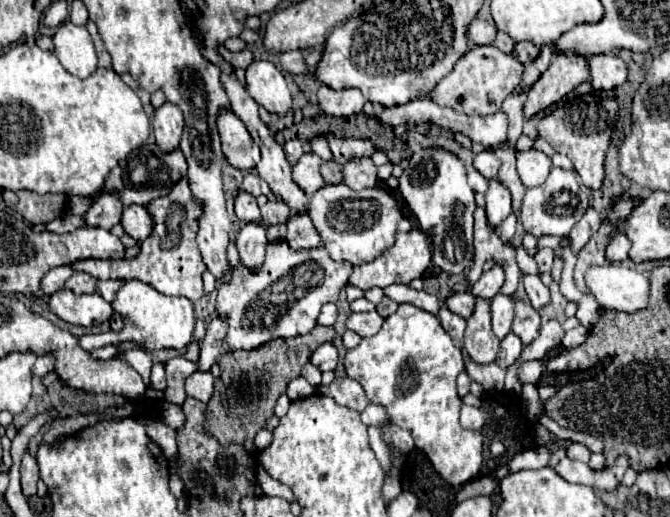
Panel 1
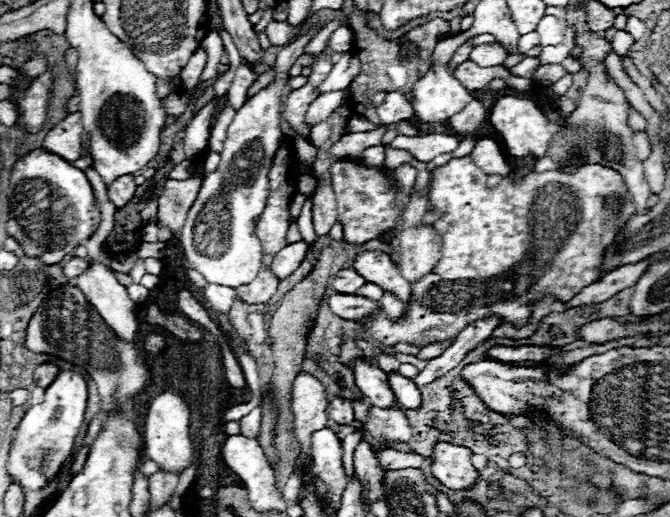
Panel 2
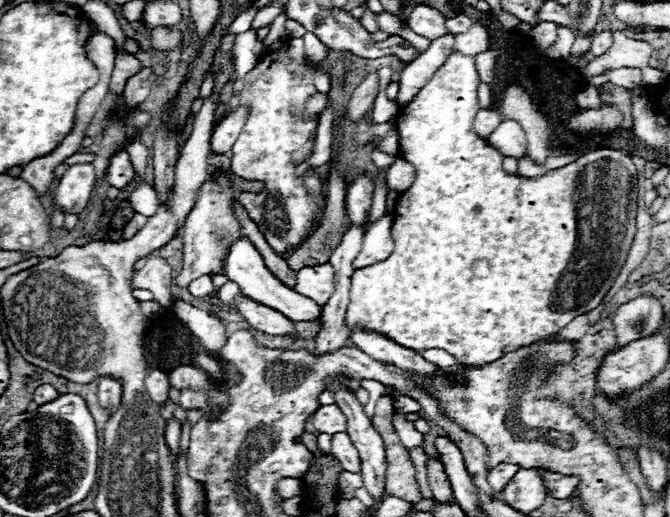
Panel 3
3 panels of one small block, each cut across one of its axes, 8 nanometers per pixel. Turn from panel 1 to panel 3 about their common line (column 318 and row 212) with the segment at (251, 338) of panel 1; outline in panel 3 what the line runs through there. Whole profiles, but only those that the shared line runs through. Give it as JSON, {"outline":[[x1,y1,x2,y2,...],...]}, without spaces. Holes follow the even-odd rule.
{"outline":[[290,38,278,50,268,52,262,62,244,78,244,92,240,102,252,104,248,122,232,146,232,172,240,178,252,178,266,184,258,194,244,194,240,198,248,216,258,224,260,232,277,254,284,255,288,246,299,244,314,220,316,206,312,196,304,190,302,180,296,178,296,166,302,164,314,148,316,122,300,122,296,116,304,110,304,102,316,92,312,72,318,64,304,56,304,40],[280,198,280,202,278,202],[280,206,280,216,278,216],[284,212,288,216,284,216]]}

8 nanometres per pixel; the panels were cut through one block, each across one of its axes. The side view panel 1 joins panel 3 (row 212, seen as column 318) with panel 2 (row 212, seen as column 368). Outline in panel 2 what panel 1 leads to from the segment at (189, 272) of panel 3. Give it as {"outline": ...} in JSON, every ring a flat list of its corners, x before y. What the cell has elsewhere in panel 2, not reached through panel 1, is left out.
{"outline":[[310,28,306,34,298,36,280,50,274,64,274,80,246,100,246,104,236,112,232,124,228,126,220,166,216,172,204,176,198,196,188,210,188,218,180,230,184,256,190,268,200,272,210,284,238,288,242,284,250,284,260,270,262,246,256,234,256,222,266,206,268,172,282,138,280,94,288,80,288,70,292,68,294,60,304,54,304,46,312,38,314,30]]}

